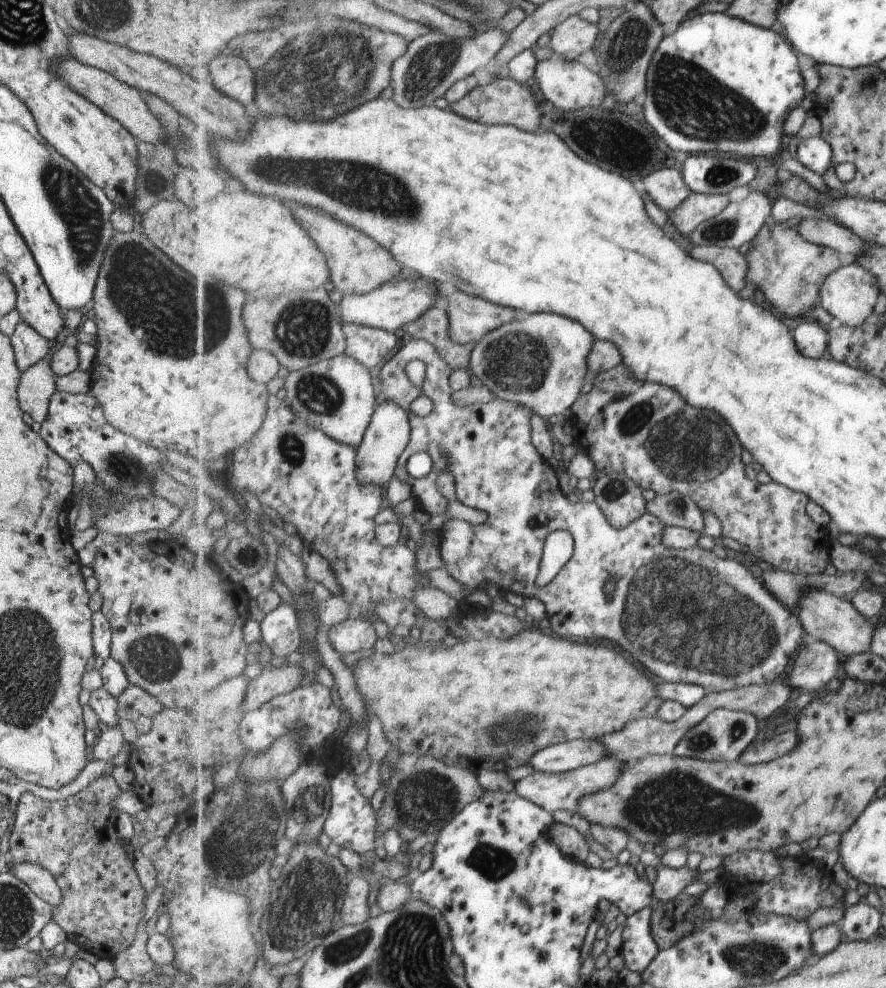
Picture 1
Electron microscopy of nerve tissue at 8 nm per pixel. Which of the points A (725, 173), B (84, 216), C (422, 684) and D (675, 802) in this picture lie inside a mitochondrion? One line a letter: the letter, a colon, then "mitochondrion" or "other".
A: mitochondrion
B: mitochondrion
C: other
D: mitochondrion

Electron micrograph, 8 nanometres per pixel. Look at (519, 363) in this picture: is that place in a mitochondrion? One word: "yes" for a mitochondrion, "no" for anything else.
yes

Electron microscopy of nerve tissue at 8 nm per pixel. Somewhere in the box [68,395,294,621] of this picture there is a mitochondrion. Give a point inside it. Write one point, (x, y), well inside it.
(128, 469)

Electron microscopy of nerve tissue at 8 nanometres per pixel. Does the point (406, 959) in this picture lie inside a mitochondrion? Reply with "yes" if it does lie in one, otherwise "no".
yes

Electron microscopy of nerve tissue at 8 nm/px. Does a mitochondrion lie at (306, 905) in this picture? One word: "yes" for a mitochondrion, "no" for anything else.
yes

